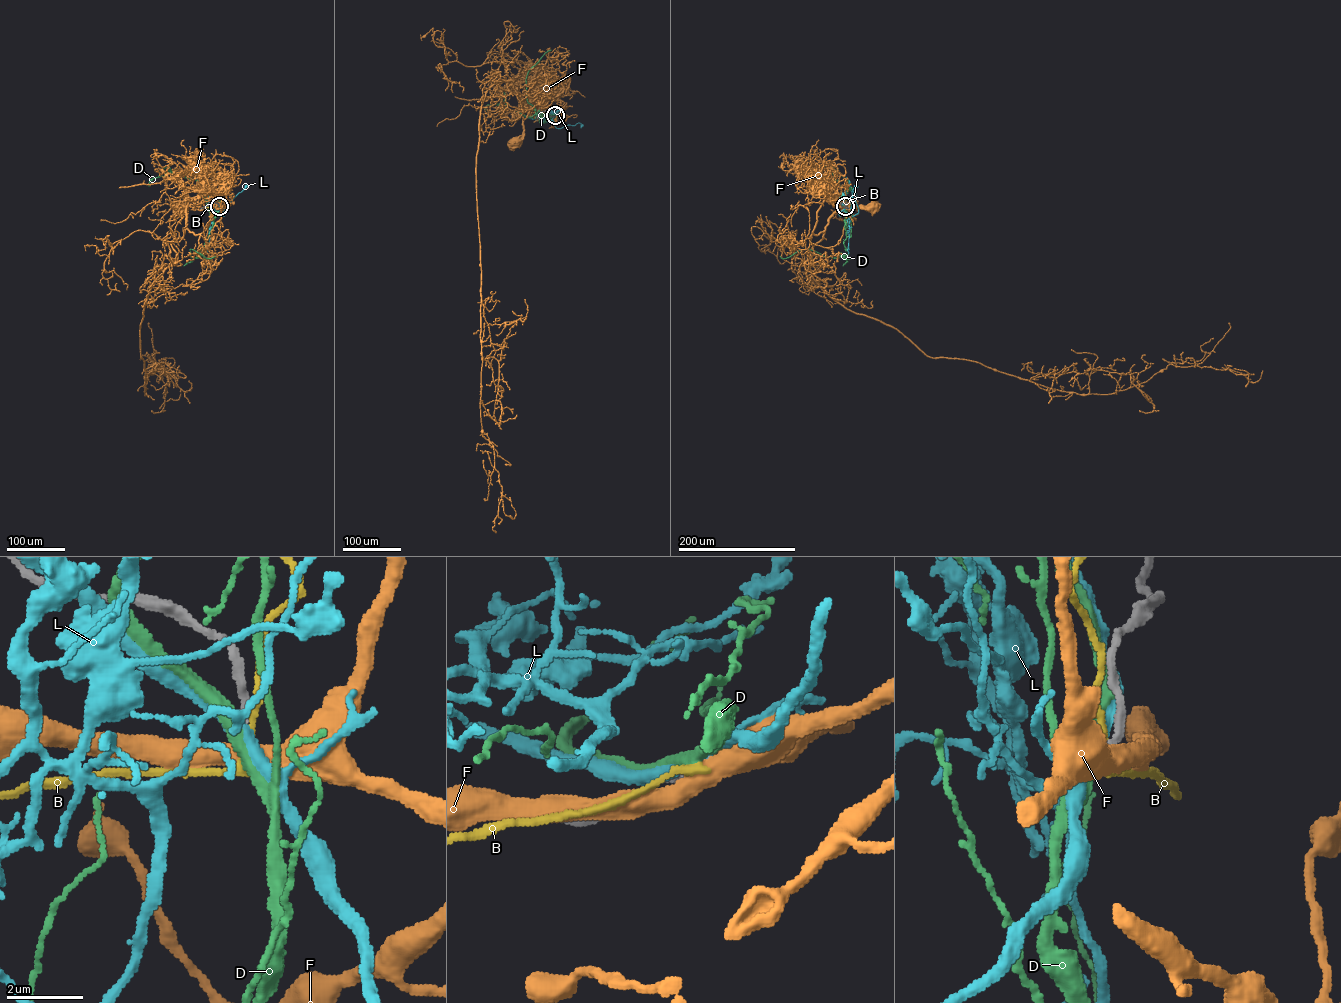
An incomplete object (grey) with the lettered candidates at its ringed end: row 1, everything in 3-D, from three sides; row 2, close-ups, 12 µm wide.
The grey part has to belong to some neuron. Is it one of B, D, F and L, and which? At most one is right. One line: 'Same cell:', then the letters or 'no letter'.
Same cell: no letter

